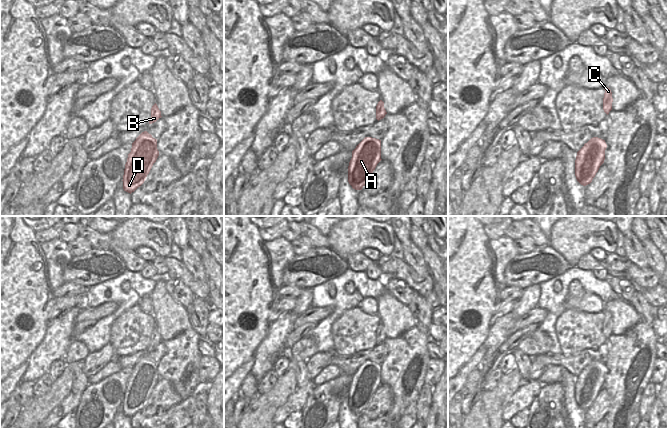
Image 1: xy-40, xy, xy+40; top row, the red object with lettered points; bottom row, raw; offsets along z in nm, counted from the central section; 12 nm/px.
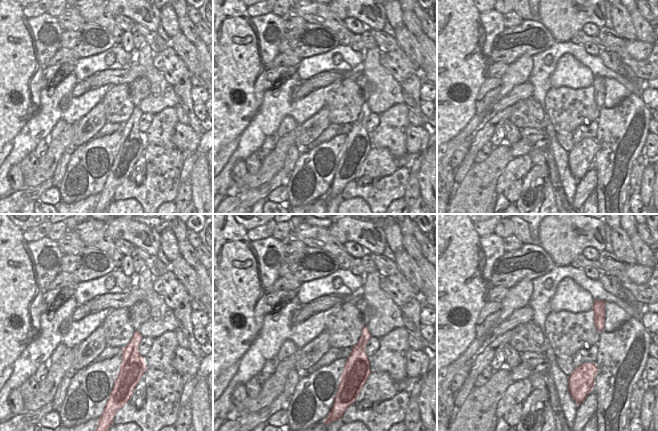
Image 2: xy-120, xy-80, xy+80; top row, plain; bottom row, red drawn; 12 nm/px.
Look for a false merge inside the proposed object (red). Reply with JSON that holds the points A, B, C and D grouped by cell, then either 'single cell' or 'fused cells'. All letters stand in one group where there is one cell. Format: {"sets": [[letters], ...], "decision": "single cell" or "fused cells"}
{"sets": [["A", "B", "C", "D"]], "decision": "single cell"}

